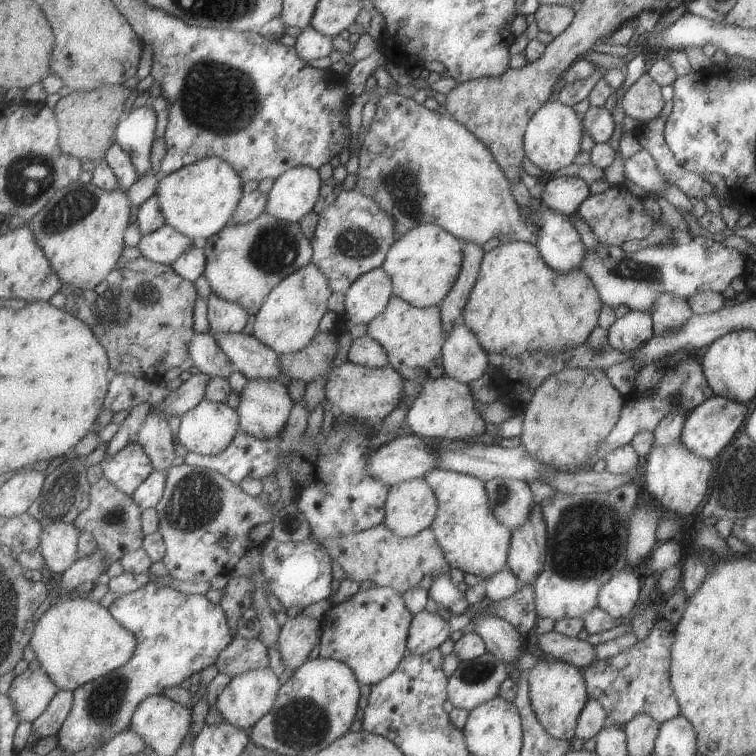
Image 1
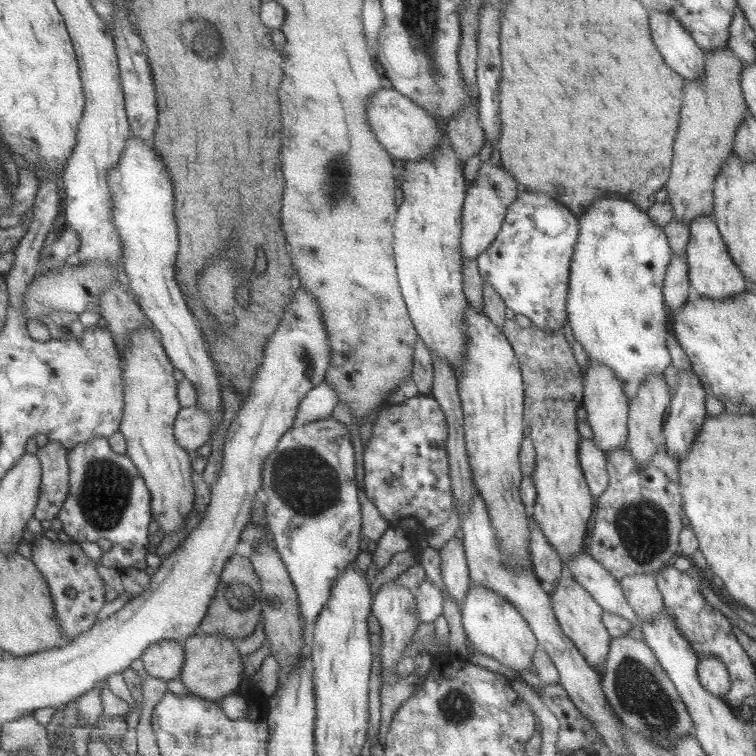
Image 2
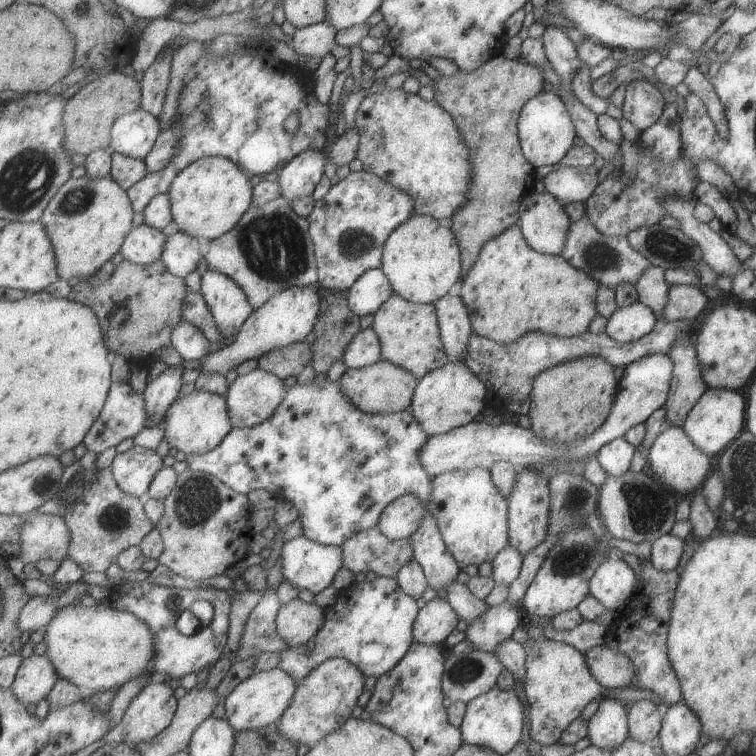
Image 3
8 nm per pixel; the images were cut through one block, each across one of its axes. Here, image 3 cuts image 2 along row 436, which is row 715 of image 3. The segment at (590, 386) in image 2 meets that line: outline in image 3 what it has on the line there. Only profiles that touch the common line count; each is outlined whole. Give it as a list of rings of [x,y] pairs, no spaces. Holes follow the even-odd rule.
[[[602,696],[597,709],[588,719],[587,737],[590,744],[612,751],[628,737],[627,706],[618,699]]]

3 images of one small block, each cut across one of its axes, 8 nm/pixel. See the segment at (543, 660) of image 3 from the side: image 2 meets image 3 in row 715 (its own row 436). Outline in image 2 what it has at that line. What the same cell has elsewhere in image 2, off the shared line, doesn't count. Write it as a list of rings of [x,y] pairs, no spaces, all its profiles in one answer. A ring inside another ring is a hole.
[[[514,320],[506,322],[502,334],[512,346],[515,359],[519,363],[524,390],[523,420],[529,427],[528,436],[531,438],[535,450],[535,465],[530,477],[536,488],[536,498],[529,513],[533,517],[533,521],[539,525],[539,531],[543,532],[547,543],[551,543],[551,547],[555,549],[555,554],[559,555],[561,562],[565,562],[567,559],[575,557],[577,551],[583,549],[587,520],[593,512],[595,503],[577,458],[580,436],[575,425],[578,421],[575,410],[582,406],[582,374],[579,372],[579,366],[573,357],[571,347],[563,337],[562,329],[545,332],[531,325],[528,330],[525,330],[516,325]]]

